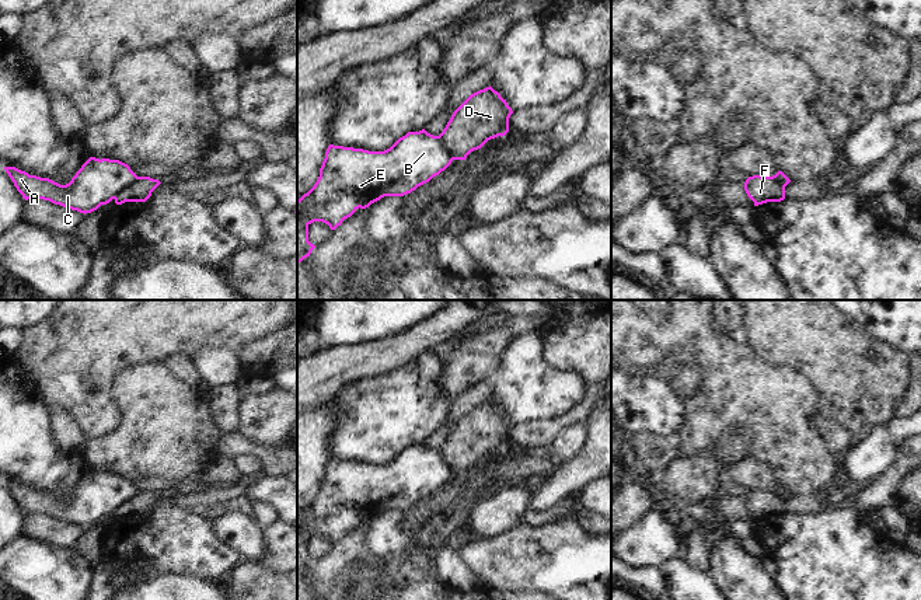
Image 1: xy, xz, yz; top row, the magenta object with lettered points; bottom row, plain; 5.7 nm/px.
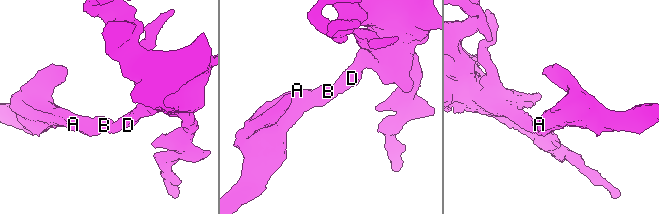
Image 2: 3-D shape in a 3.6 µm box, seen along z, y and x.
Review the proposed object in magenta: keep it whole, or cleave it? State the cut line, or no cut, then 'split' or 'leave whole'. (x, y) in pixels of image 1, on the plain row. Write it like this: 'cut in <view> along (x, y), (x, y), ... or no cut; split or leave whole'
cut in xy along (136, 489), (114, 512); split

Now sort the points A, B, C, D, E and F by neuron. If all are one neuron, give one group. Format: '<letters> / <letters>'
A B C E / D F

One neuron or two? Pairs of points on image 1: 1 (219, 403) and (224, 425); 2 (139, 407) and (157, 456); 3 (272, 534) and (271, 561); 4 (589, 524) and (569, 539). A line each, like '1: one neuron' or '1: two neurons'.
1: one neuron
2: one neuron
3: one neuron
4: two neurons

